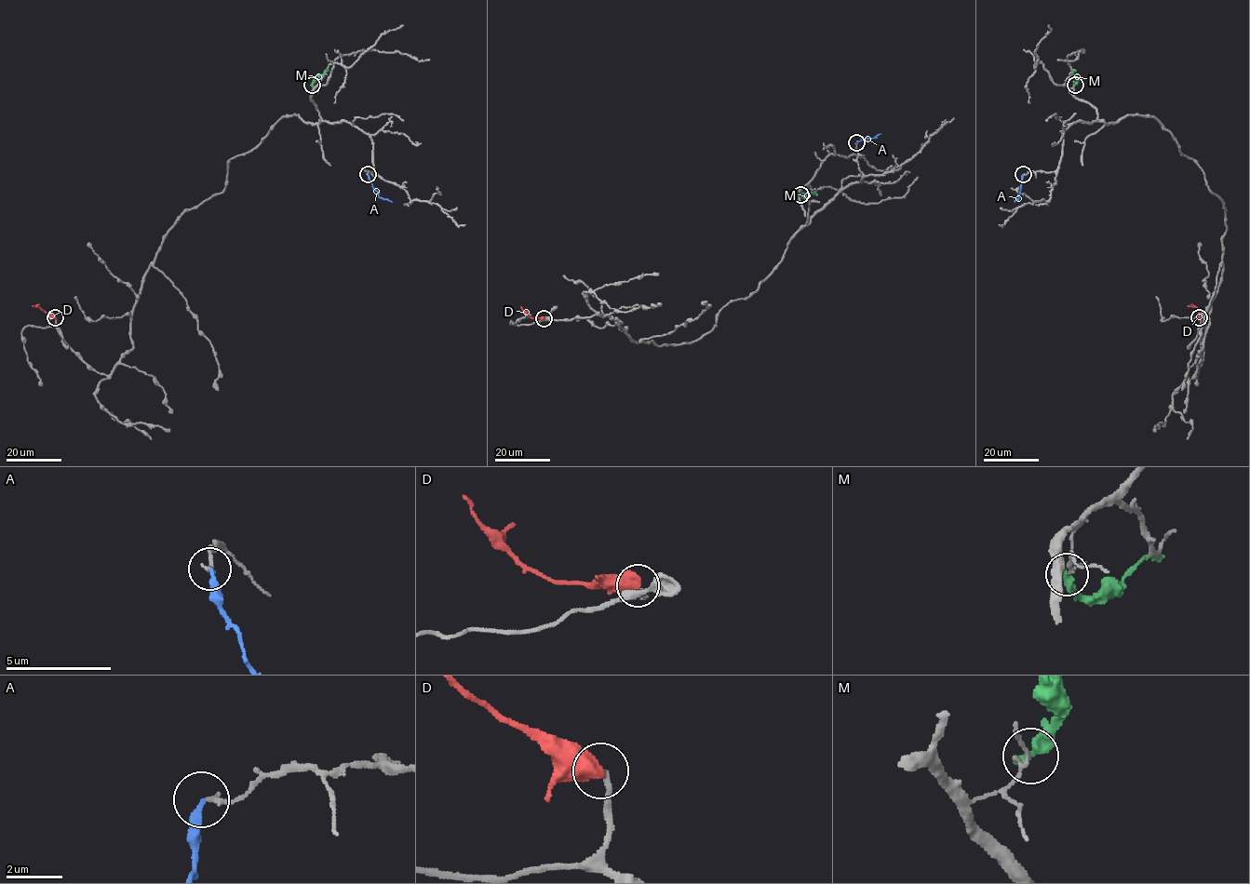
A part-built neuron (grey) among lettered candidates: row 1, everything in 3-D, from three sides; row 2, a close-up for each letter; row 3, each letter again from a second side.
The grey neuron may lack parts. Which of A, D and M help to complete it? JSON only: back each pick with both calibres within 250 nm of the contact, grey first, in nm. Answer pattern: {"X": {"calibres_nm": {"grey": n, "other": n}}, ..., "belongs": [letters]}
{"A": {"calibres_nm": {"grey": 190, "other": 260}}, "belongs": ["A"]}

